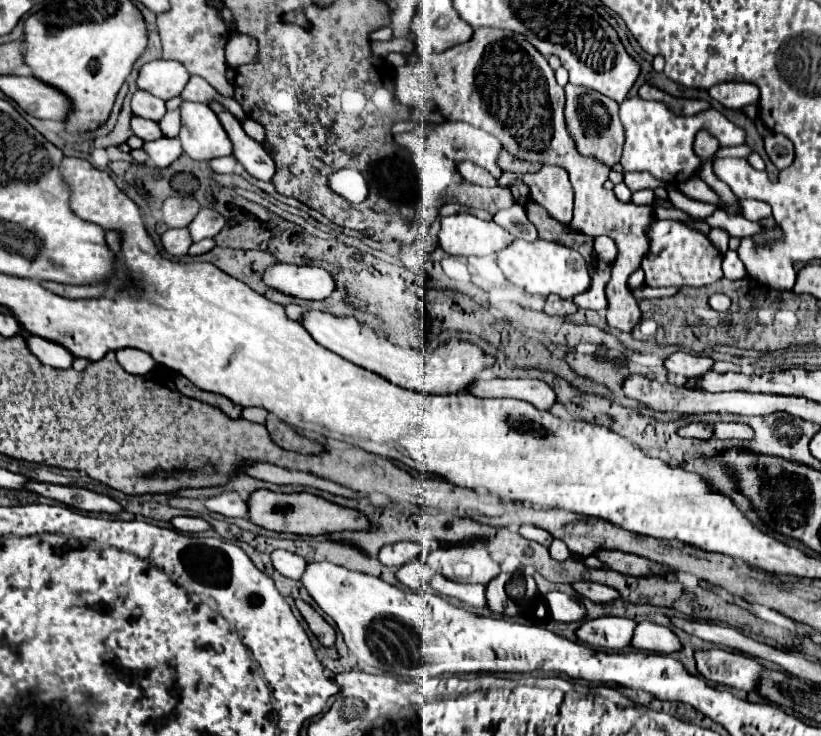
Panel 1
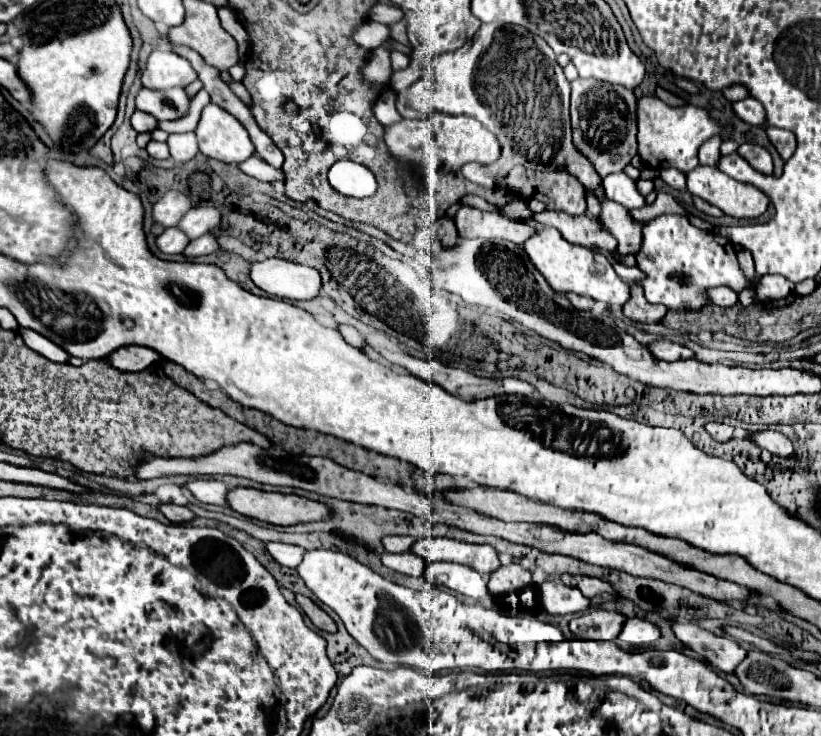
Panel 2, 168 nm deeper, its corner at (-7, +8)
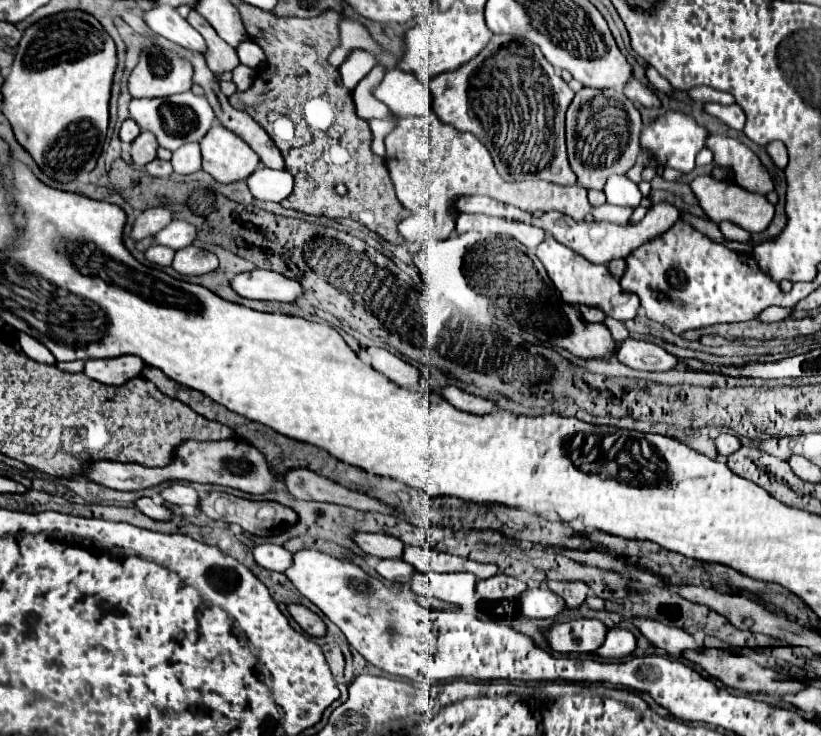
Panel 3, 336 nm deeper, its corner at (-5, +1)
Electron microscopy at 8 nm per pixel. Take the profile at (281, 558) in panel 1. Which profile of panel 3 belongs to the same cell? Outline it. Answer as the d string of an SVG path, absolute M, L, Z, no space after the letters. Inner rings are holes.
M258 545L254 547L254 559L258 565L278 573L284 573L292 565L292 553L282 545Z

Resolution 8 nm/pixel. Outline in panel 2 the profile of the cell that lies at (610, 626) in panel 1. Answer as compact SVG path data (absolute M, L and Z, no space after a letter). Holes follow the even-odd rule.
M594 610L570 620L570 632L578 640L616 640L622 630L622 620L626 620L620 612Z

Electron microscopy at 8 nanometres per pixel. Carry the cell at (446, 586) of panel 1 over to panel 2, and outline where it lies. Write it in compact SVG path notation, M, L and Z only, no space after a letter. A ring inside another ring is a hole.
M434 562L434 564L426 566L424 578L430 584L444 586L452 592L464 594L474 600L488 596L486 578L482 574L478 574L476 570L472 570L470 566L462 566L462 564L454 564L454 562Z

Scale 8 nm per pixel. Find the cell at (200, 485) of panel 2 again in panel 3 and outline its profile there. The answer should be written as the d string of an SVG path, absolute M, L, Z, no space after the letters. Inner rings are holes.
M174 483L166 487L160 493L160 499L174 503L174 505L192 505L192 507L200 505L200 495L190 485L182 485L182 483Z

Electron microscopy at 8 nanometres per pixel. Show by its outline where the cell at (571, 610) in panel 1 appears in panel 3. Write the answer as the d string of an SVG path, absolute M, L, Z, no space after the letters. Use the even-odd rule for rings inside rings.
M542 585L536 589L528 589L518 599L518 609L522 615L530 619L554 619L566 607L564 607L564 601L558 599L556 593L552 593L548 587Z

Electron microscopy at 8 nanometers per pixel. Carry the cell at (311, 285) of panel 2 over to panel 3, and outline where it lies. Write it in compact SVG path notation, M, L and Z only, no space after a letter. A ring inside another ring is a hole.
M254 269L250 273L234 275L230 283L236 293L248 299L294 303L304 295L300 283L288 279L278 271L266 271L266 269Z

